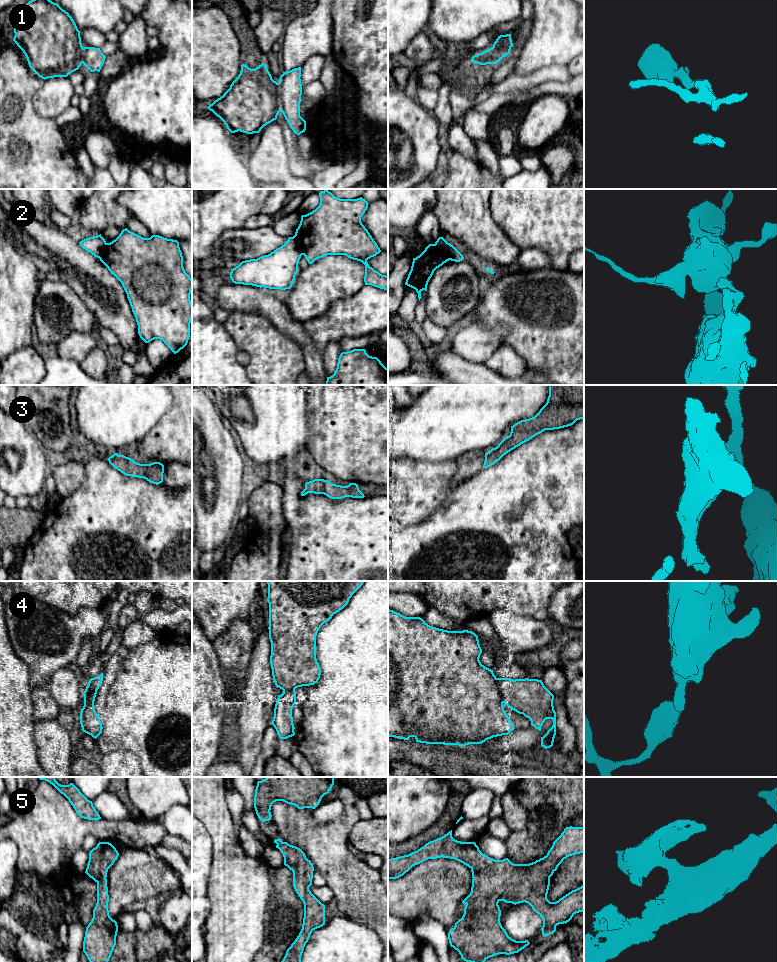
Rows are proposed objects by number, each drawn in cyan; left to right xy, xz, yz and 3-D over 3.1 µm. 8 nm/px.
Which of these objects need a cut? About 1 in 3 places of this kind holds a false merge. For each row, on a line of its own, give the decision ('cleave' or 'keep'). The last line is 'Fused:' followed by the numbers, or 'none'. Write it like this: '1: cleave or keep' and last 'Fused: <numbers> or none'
1: cleave
2: cleave
3: keep
4: cleave
5: keep
Fused: 1, 2, 4

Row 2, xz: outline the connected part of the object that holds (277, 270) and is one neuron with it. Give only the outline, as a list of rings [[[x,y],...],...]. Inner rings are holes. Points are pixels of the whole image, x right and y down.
[[[294,236],[289,237],[284,245],[270,254],[242,261],[231,269],[230,278],[235,284],[269,289],[290,289],[302,255],[303,249],[299,241]]]

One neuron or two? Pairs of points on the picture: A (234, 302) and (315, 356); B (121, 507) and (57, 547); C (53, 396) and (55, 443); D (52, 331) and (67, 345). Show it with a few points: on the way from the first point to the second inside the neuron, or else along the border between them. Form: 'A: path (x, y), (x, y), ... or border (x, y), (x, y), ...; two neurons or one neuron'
A: path (255, 302), (268, 305), (298, 335); one neuron
B: path (105, 523), (101, 527), (78, 527), (73, 532); one neuron
C: path (54, 408), (55, 431); one neuron
D: border (84, 334), (70, 332), (57, 344); two neurons

